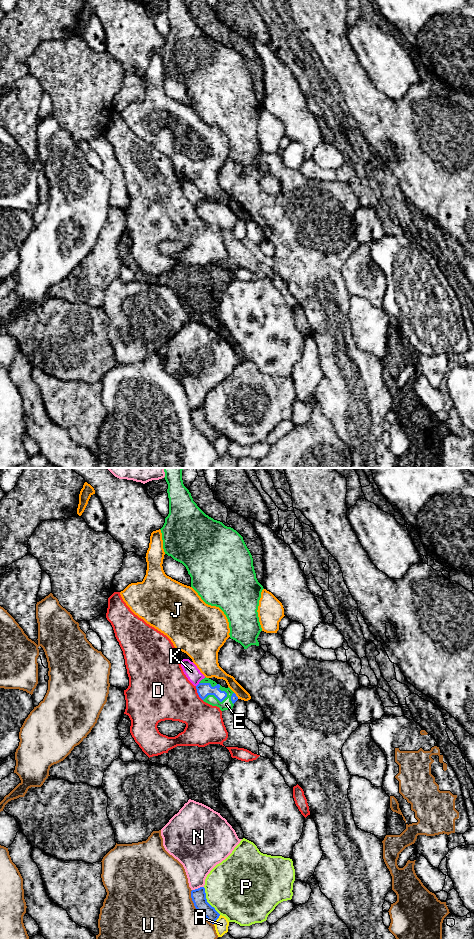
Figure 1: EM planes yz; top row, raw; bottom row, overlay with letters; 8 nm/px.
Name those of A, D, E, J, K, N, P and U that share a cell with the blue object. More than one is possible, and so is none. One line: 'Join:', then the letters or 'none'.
Join: E

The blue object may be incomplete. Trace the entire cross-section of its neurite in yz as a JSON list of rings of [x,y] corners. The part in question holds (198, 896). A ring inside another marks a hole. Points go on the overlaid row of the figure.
[[[200,887],[192,890],[191,898],[195,908],[202,913],[210,923],[214,924],[220,914],[207,902],[205,888]]]

